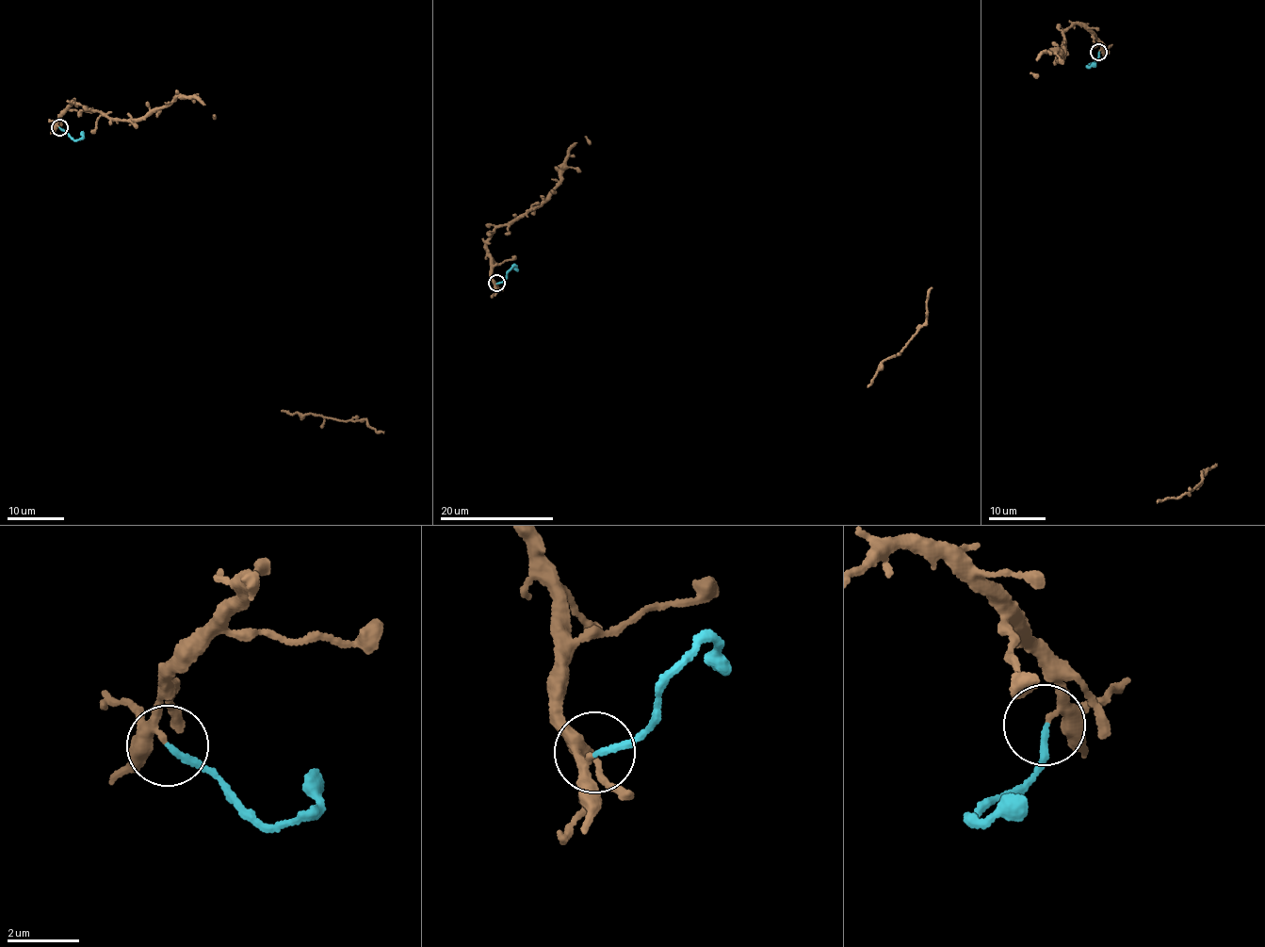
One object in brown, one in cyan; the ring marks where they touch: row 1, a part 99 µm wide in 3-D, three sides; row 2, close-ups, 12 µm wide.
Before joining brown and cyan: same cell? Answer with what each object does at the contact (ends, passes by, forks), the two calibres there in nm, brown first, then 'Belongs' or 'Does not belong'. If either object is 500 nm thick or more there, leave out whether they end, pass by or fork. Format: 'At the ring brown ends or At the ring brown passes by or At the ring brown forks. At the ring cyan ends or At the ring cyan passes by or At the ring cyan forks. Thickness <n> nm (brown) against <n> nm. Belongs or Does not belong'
At the ring brown passes by. At the ring cyan ends. Thickness 200 nm (brown) against 170 nm. Does not belong

